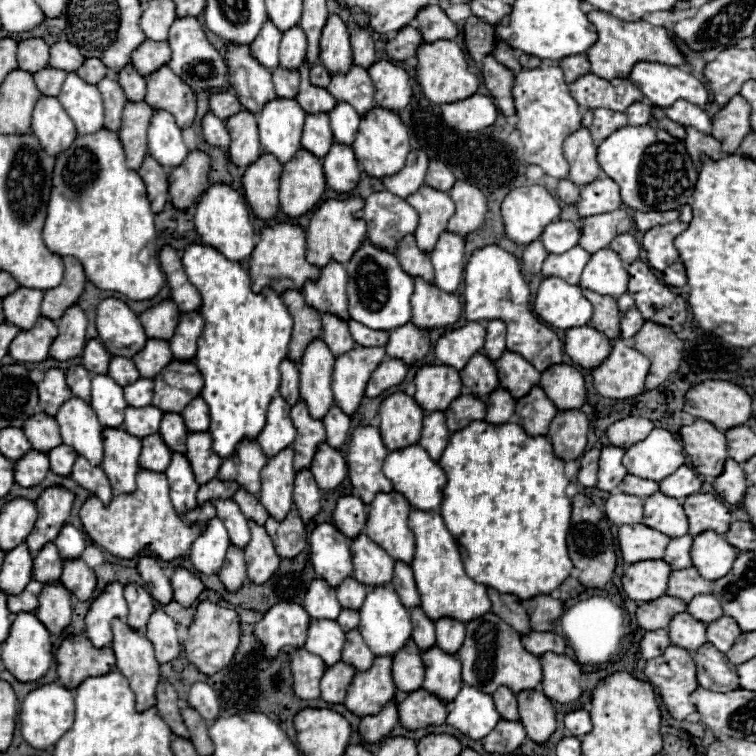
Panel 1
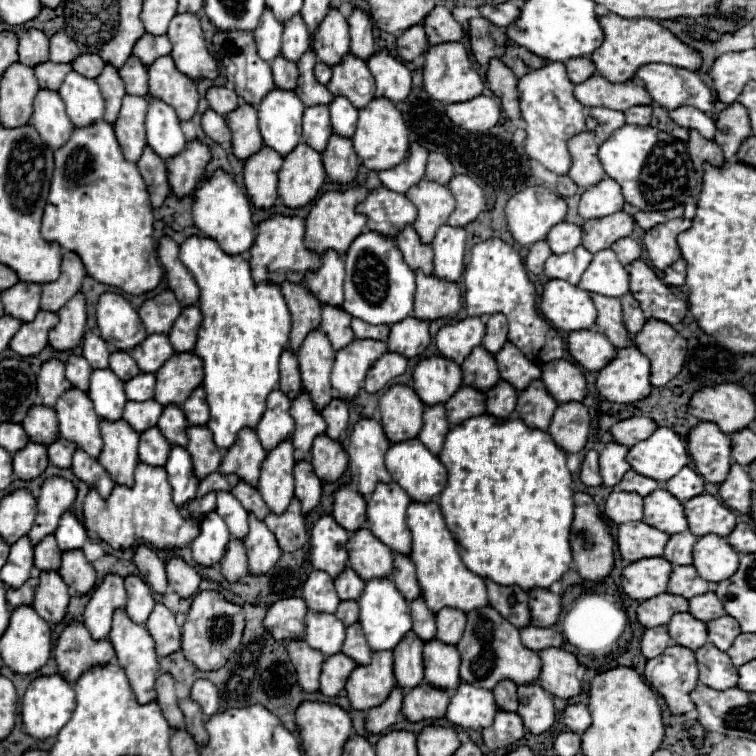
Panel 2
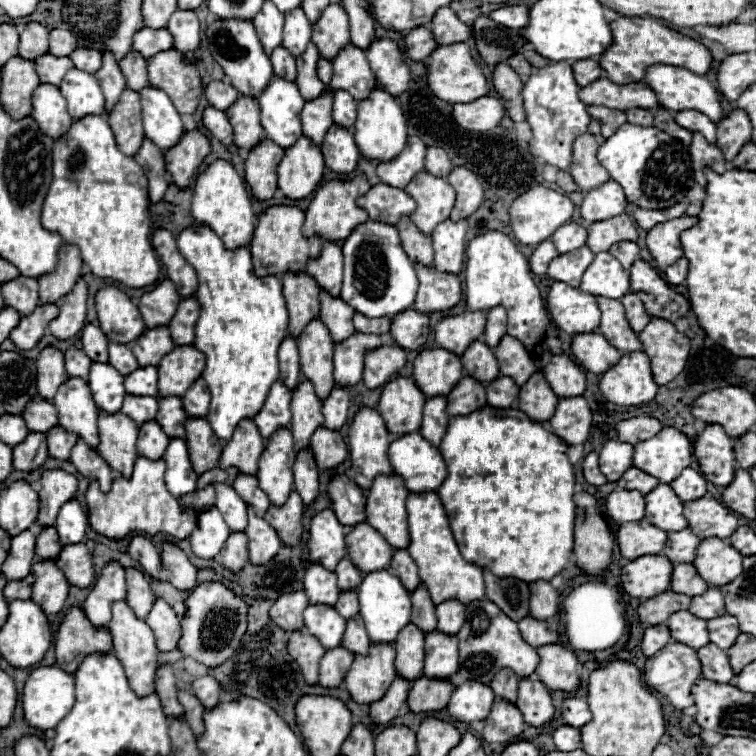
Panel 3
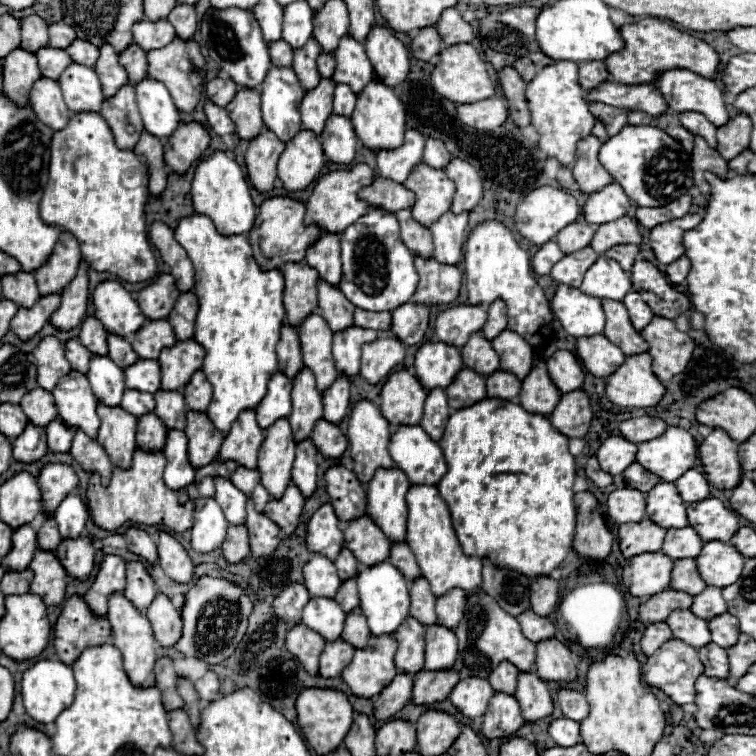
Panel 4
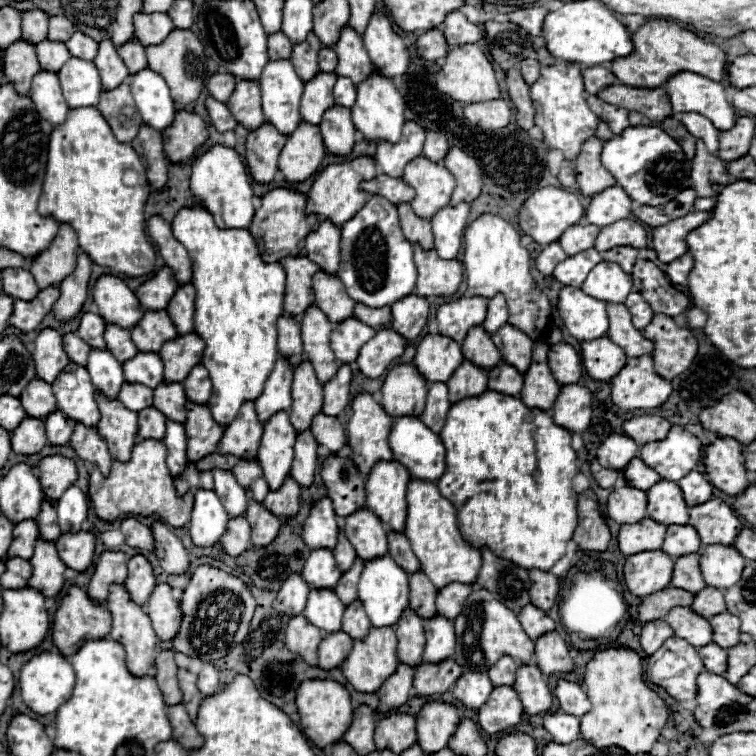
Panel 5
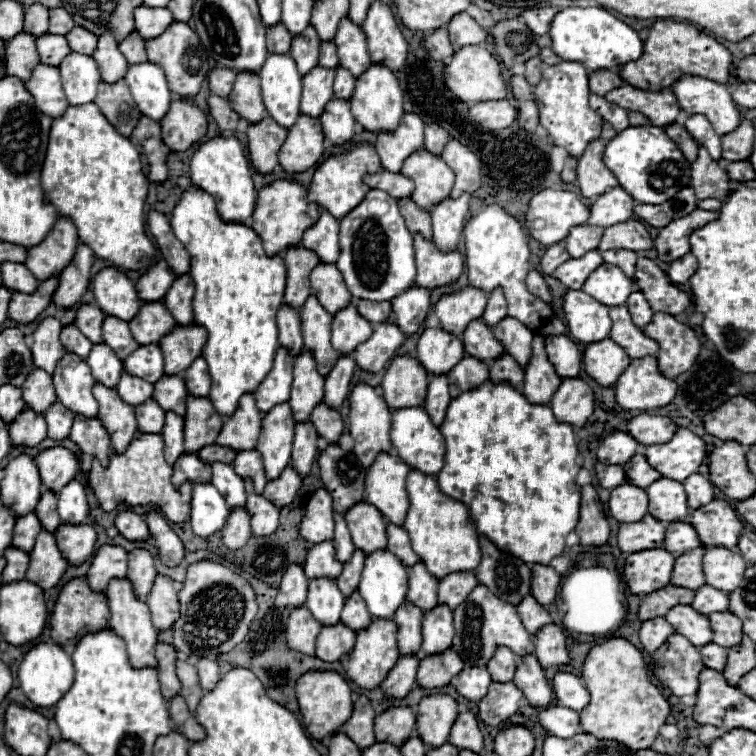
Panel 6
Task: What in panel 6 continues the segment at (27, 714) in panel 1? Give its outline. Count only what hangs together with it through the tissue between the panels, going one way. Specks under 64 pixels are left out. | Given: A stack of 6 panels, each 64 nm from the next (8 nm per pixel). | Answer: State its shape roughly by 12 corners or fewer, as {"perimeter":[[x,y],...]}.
{"perimeter":[[36,642],[18,668],[22,692],[54,706],[74,680],[70,654]]}

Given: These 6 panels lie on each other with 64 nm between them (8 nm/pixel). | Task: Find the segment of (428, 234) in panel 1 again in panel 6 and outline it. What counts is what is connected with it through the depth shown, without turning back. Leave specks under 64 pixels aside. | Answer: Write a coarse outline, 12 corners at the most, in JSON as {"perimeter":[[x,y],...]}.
{"perimeter":[[426,148],[404,160],[424,210],[450,196],[454,172]]}

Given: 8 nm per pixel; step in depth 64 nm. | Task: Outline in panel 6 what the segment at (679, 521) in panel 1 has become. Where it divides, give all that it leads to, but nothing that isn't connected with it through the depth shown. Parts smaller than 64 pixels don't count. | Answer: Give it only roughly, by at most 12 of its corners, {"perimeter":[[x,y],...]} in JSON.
{"perimeter":[[660,478],[648,486],[648,512],[660,522],[686,520],[686,490]]}

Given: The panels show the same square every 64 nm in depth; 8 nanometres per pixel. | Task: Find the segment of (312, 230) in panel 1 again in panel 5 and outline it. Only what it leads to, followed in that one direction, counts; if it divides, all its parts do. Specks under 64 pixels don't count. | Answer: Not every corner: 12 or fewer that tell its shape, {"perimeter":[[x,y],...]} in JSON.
{"perimeter":[[372,156],[324,166],[306,210],[348,222],[368,202]]}

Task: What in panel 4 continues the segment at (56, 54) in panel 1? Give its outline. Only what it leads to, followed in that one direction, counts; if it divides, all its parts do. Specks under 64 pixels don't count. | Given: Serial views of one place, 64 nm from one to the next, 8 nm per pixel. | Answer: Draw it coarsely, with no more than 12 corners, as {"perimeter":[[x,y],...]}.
{"perimeter":[[64,22],[50,24],[50,46],[68,48],[76,32]]}

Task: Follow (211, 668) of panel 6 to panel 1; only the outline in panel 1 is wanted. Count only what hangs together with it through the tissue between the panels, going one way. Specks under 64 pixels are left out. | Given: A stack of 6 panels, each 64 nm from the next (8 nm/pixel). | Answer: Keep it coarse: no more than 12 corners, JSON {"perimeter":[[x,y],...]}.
{"perimeter":[[196,682],[188,704],[204,720],[218,718],[220,702],[212,686]]}

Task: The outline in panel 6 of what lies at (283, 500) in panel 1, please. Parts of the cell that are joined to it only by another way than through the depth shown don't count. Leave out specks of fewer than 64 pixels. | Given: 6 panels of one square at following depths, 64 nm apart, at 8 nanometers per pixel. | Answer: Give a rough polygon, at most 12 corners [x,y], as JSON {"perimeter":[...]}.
{"perimeter":[[288,402],[262,418],[258,452],[270,480],[290,464],[294,420]]}

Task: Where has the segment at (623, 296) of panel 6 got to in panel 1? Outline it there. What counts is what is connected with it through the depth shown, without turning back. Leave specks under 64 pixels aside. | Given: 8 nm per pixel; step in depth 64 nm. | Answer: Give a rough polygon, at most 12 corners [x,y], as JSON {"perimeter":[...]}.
{"perimeter":[[610,250],[590,256],[580,288],[620,298],[628,272]]}

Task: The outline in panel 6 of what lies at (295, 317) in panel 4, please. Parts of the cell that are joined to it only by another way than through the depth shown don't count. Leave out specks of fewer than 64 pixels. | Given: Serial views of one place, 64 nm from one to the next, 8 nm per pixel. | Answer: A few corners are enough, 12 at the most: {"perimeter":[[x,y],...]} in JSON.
{"perimeter":[[298,244],[284,250],[284,302],[300,308],[310,296],[316,252]]}

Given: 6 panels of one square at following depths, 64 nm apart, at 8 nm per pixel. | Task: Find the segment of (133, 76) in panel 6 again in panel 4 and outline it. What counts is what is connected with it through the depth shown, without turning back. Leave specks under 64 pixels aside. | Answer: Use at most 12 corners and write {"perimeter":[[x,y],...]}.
{"perimeter":[[150,76],[134,88],[144,128],[166,140],[180,124],[168,88]]}

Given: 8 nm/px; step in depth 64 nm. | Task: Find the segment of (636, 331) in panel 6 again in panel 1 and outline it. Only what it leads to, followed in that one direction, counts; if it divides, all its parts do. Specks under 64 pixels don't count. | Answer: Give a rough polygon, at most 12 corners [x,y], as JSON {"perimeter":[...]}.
{"perimeter":[[582,292],[594,308],[590,324],[620,340],[620,310],[612,296]]}

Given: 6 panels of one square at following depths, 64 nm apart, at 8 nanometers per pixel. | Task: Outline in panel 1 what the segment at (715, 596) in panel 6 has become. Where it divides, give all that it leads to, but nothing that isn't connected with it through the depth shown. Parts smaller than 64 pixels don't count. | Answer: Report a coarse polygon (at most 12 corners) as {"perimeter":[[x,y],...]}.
{"perimeter":[[712,594],[694,596],[688,604],[696,620],[710,624],[724,614]]}

